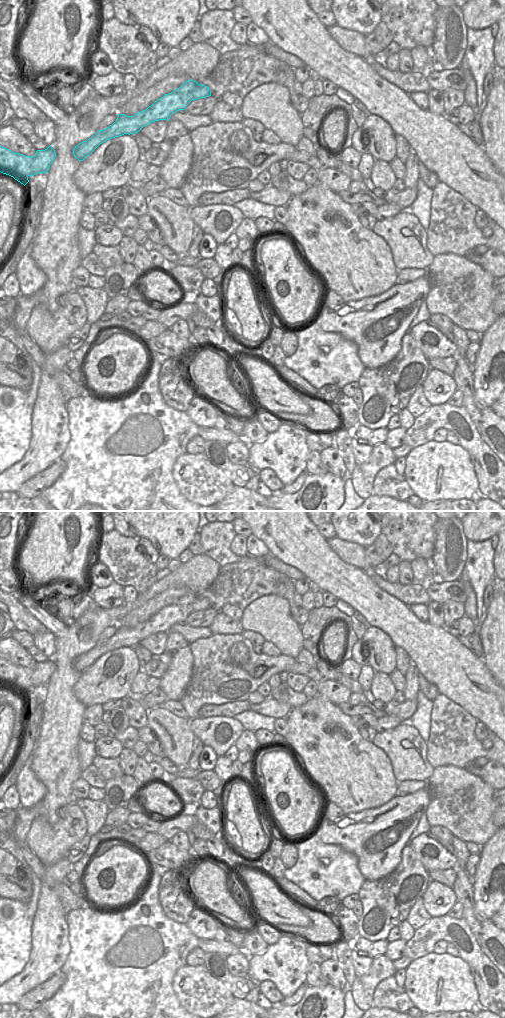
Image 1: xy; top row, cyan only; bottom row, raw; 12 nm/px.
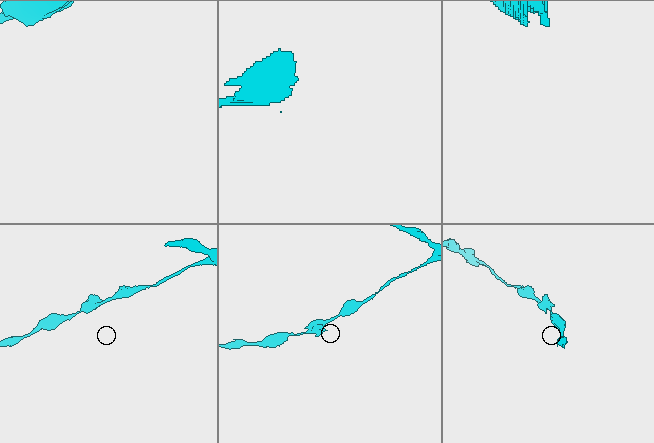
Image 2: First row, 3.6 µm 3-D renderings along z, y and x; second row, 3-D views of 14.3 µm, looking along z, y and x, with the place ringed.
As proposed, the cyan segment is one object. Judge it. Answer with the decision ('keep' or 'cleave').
cleave

